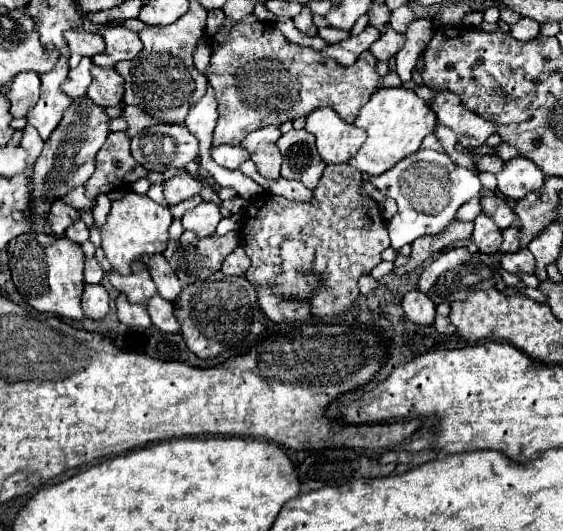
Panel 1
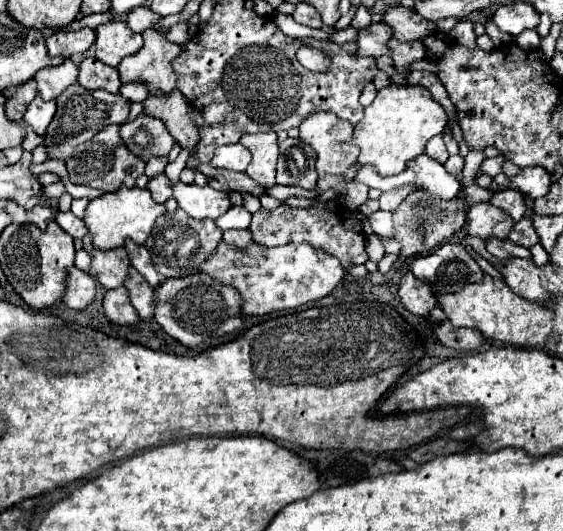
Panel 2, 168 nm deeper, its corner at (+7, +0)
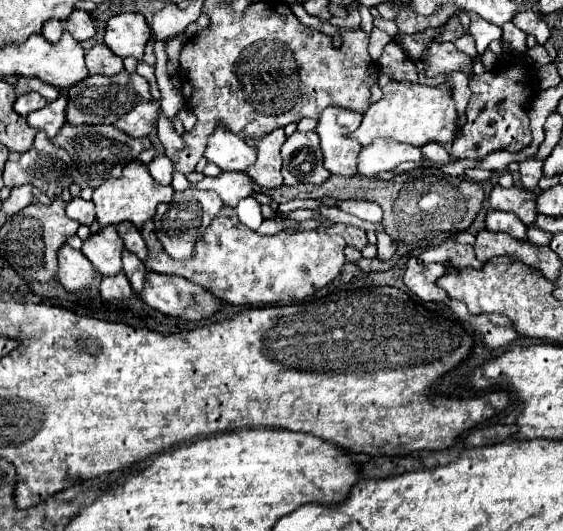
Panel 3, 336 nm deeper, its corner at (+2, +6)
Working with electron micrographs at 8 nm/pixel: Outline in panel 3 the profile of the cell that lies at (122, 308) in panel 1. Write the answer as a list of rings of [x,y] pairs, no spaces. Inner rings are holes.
[[[117,273],[113,277],[103,277],[99,291],[105,301],[121,301],[121,303],[133,295],[133,289],[123,273]]]

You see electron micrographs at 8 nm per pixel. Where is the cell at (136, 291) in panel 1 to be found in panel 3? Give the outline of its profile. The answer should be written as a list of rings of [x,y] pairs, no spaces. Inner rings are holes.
[[[105,227],[99,233],[93,233],[87,241],[83,241],[81,253],[95,265],[95,269],[103,275],[117,275],[121,271],[121,253],[125,245],[115,227]]]

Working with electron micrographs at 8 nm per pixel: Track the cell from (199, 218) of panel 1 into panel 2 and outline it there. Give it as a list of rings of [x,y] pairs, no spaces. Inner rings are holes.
[[[170,181],[170,187],[174,189],[178,205],[194,219],[218,219],[232,207],[228,191],[216,191],[208,185],[184,185],[182,181]]]

